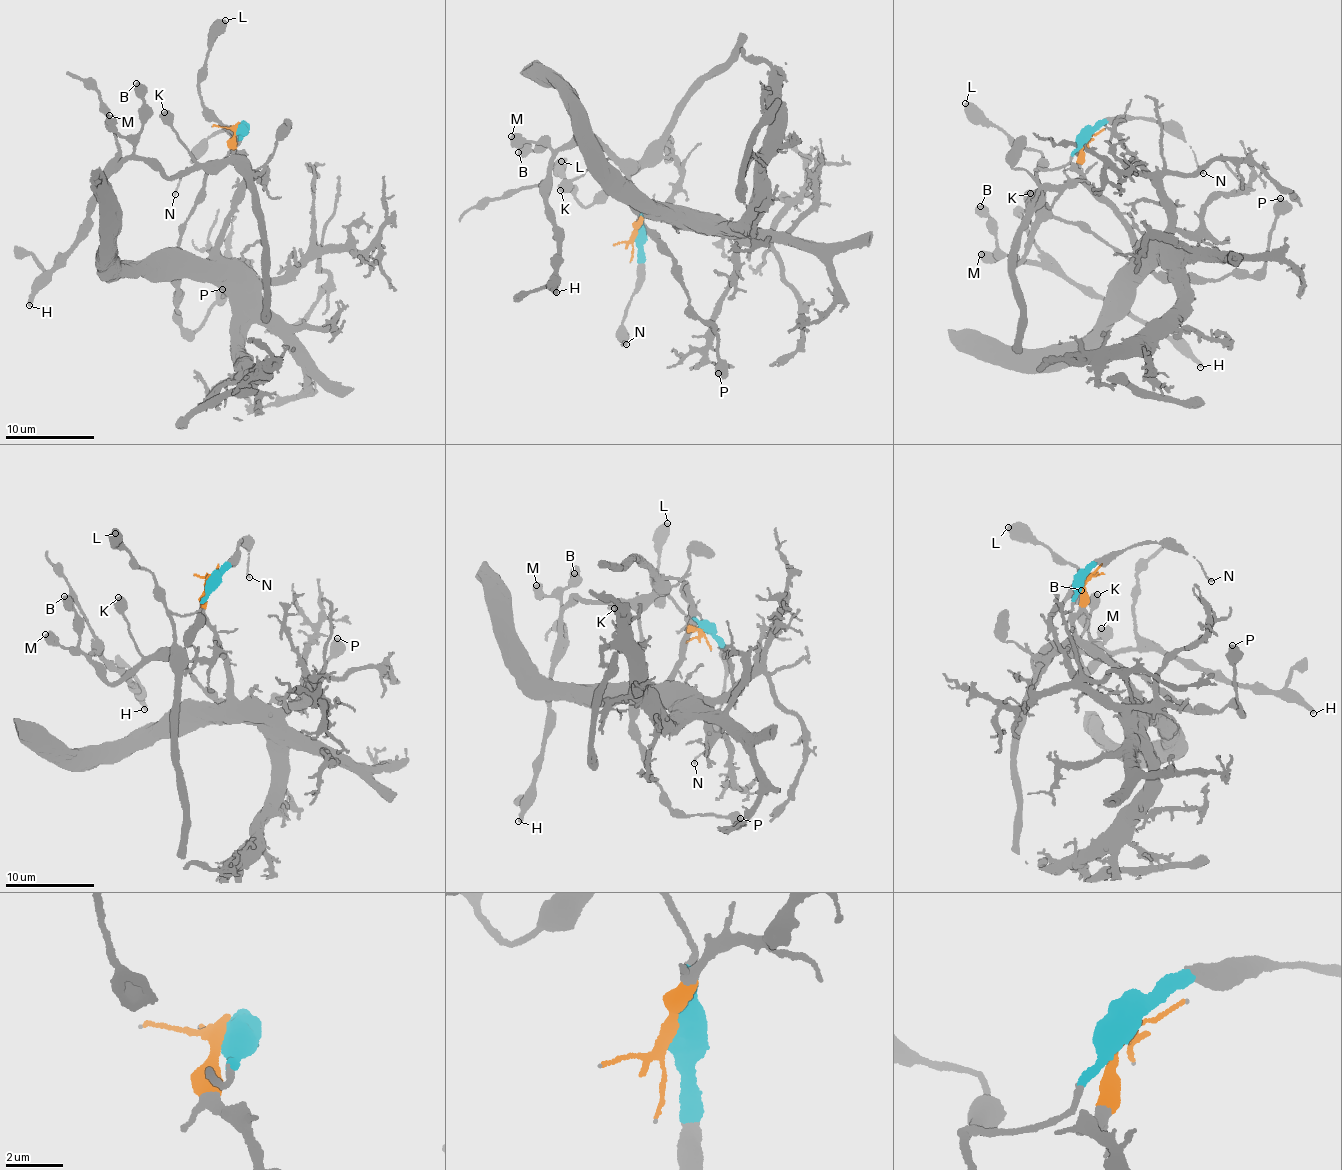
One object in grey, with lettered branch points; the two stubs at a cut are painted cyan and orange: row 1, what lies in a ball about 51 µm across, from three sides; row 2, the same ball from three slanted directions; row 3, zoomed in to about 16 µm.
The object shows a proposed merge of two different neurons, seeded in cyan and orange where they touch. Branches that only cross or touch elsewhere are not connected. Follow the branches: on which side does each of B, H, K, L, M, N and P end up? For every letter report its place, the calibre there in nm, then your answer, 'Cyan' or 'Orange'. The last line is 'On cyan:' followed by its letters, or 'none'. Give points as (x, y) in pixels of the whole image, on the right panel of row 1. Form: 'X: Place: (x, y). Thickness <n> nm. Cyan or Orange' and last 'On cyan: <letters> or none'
B: Place: (980, 206). Thickness 650 nm. Cyan
H: Place: (1200, 367). Thickness 340 nm. Cyan
K: Place: (1030, 193). Thickness 700 nm. Cyan
L: Place: (965, 103). Thickness 700 nm. Cyan
M: Place: (981, 254). Thickness 700 nm. Cyan
N: Place: (1203, 173). Thickness 130 nm. Cyan
P: Place: (1280, 198). Thickness 650 nm. Cyan
On cyan: B, H, K, L, M, N, P

